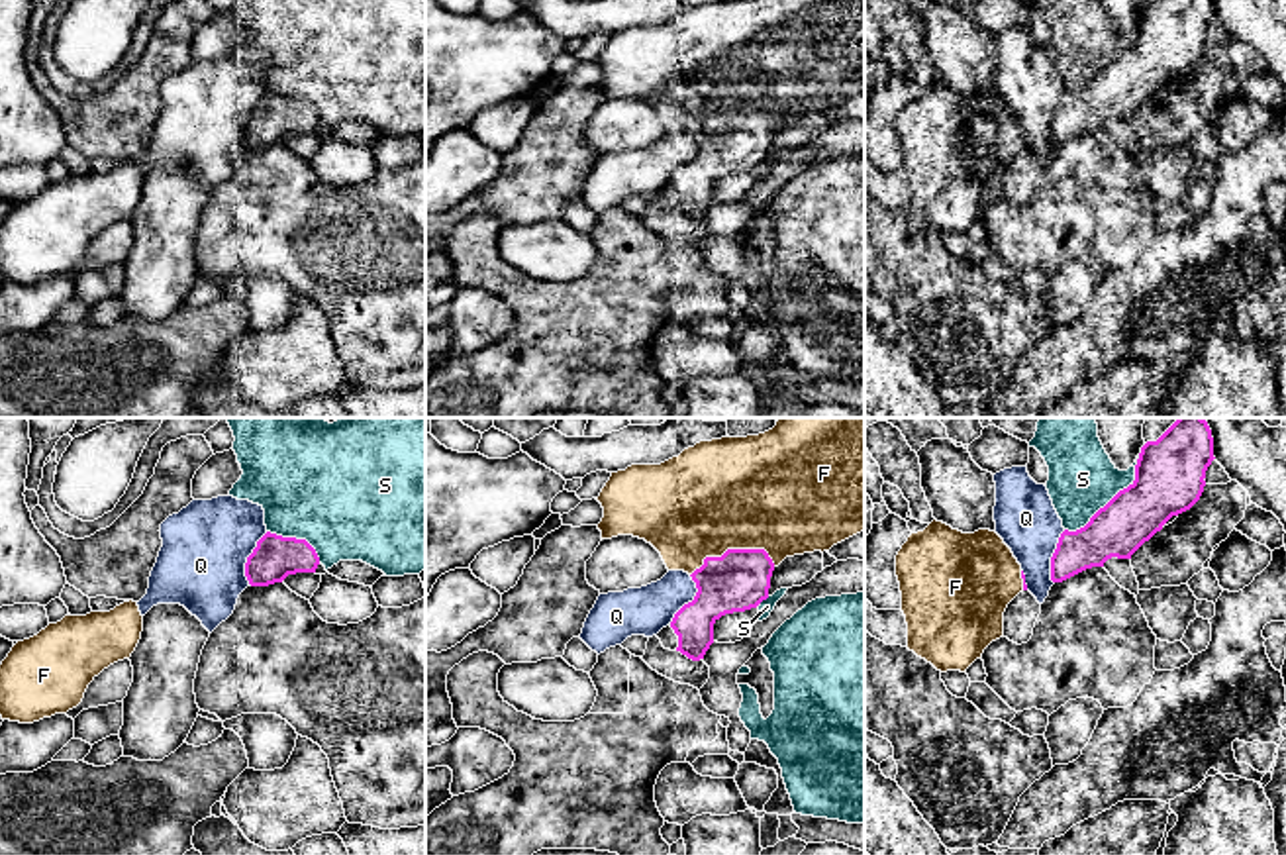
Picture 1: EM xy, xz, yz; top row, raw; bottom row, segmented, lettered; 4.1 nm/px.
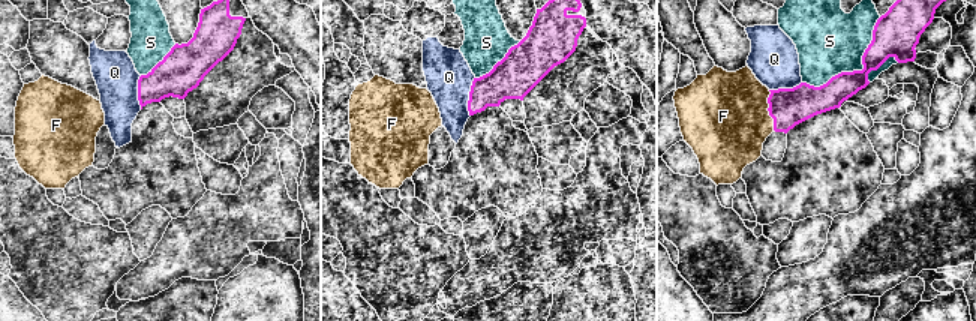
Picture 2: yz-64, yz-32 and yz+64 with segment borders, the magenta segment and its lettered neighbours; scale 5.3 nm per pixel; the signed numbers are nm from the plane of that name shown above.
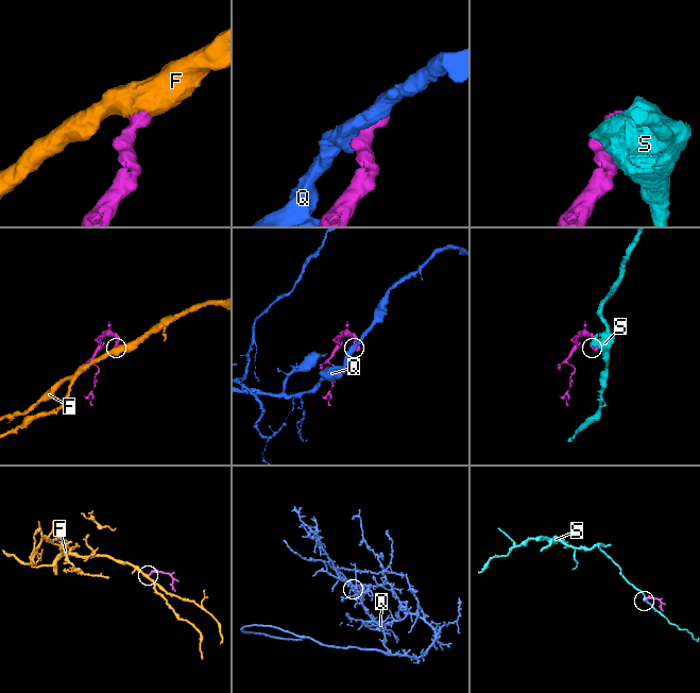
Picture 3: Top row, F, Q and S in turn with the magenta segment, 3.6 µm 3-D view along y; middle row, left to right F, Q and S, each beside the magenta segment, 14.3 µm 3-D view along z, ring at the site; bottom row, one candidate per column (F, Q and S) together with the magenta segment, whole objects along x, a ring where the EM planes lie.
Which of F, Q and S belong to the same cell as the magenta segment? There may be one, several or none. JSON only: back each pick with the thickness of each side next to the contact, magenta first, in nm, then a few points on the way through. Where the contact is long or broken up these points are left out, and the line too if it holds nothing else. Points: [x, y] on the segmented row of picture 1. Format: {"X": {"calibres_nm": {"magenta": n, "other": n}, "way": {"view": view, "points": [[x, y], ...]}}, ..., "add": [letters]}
{"F": {"calibres_nm": {"magenta": 240, "other": 460}}, "add": ["F"]}

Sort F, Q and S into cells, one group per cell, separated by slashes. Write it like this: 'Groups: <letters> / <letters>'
Groups: F / Q / S

